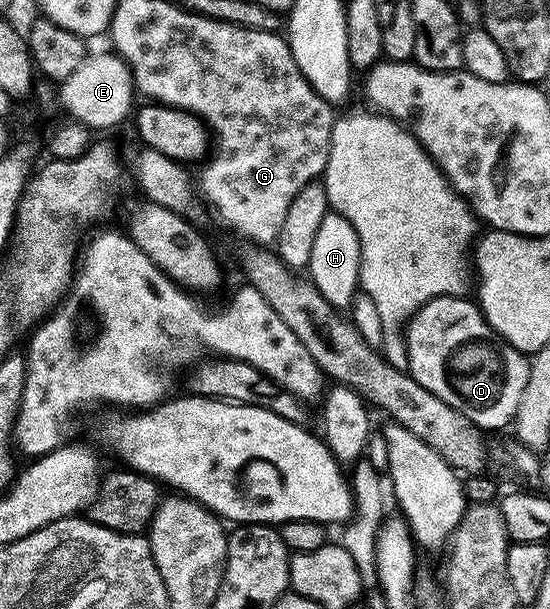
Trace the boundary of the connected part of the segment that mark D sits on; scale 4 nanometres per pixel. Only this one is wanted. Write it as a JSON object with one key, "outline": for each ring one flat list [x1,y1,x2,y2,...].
{"outline":[[440,297,427,303,413,316,404,334,409,352,408,372,424,389,431,391,431,395,443,399,443,403,471,419,478,429,509,429,527,390,531,361,491,328,476,300,469,300,465,297]]}

